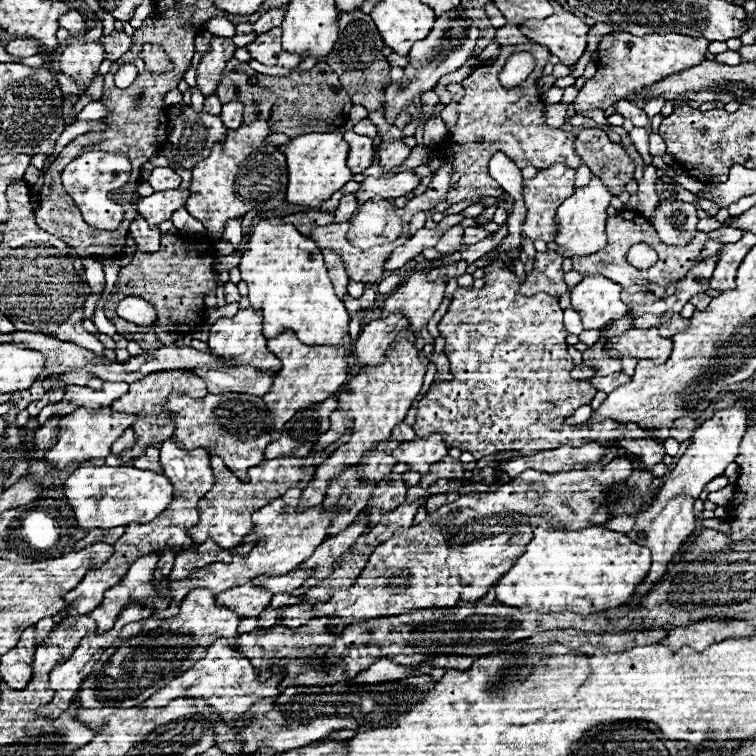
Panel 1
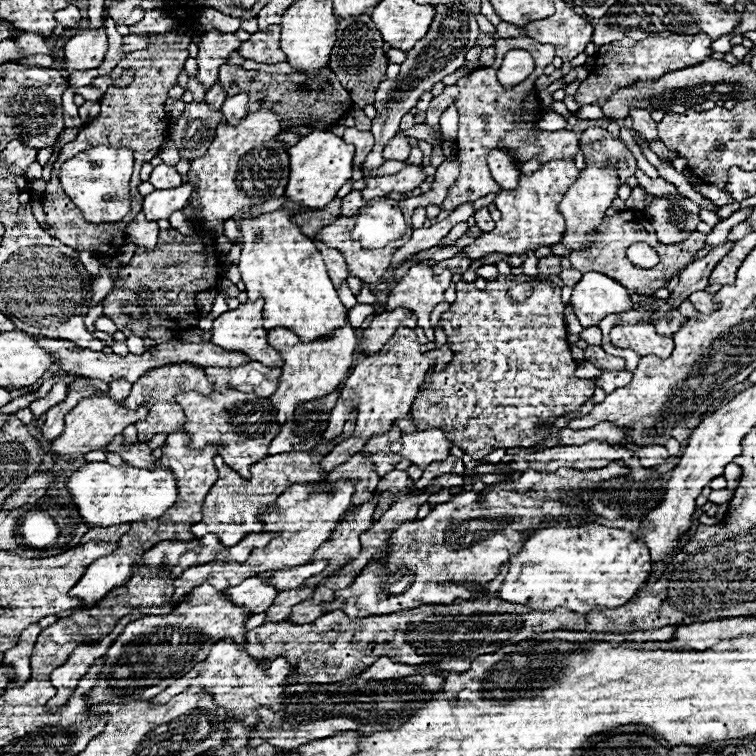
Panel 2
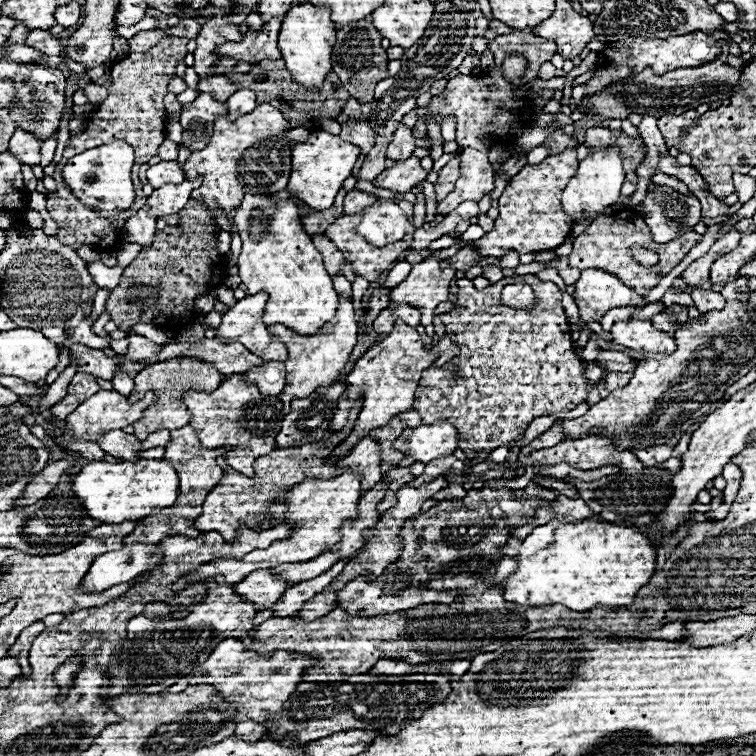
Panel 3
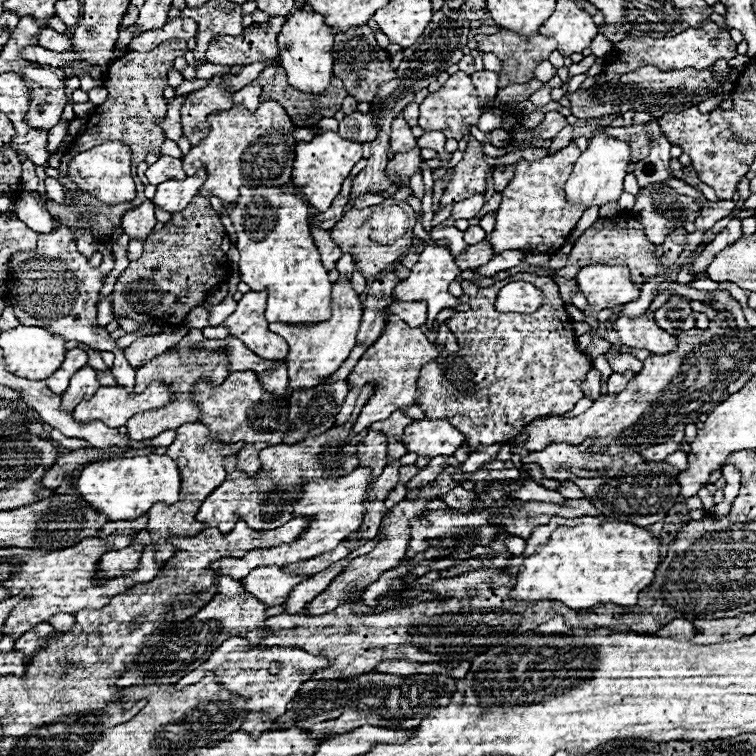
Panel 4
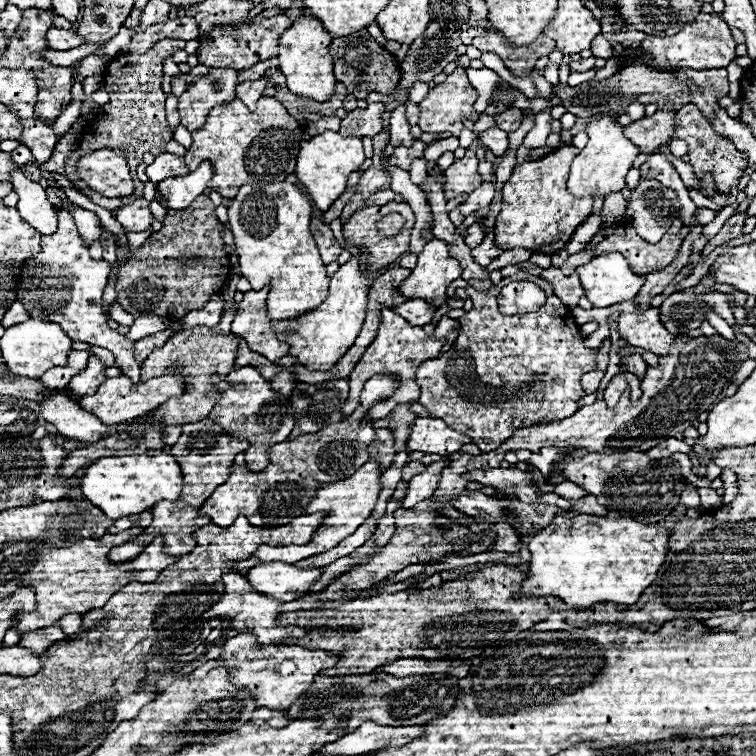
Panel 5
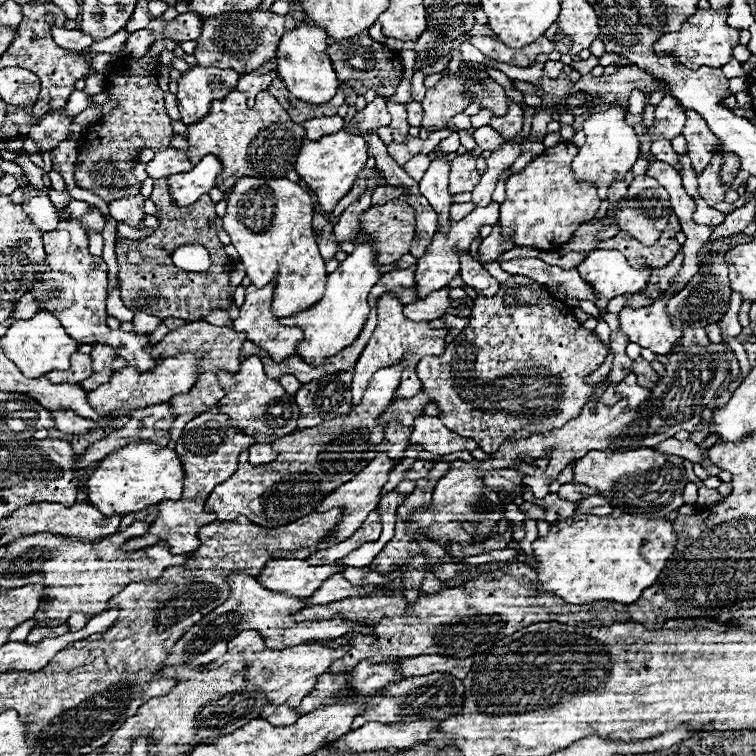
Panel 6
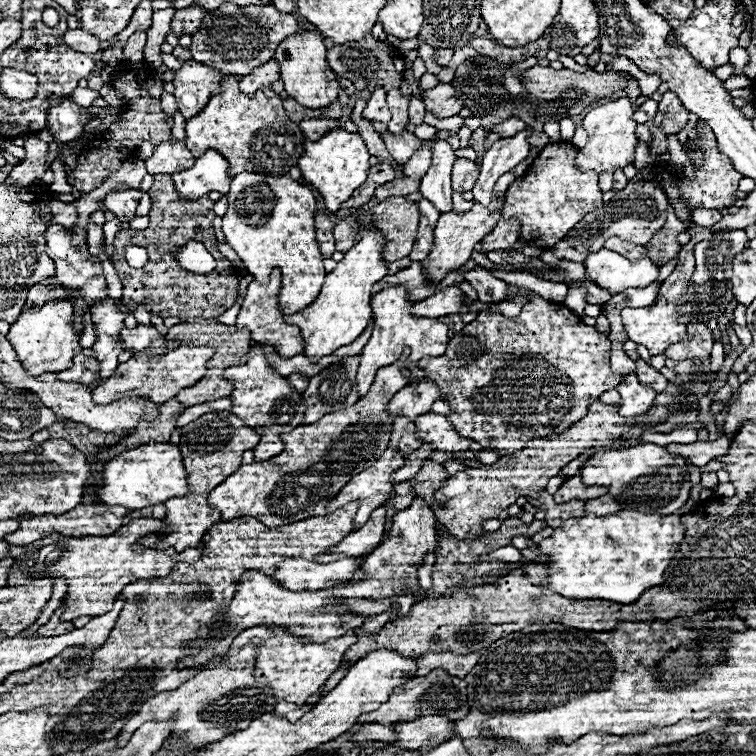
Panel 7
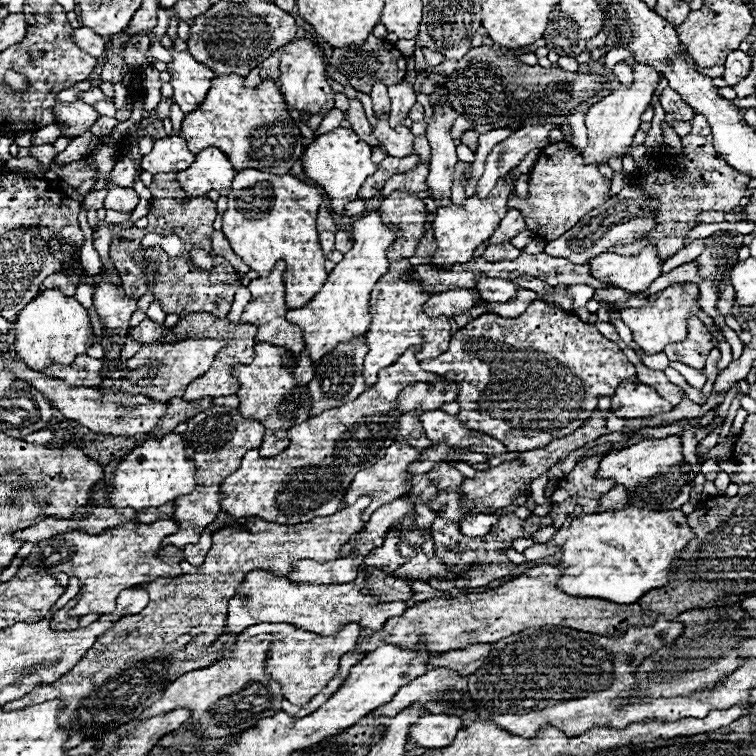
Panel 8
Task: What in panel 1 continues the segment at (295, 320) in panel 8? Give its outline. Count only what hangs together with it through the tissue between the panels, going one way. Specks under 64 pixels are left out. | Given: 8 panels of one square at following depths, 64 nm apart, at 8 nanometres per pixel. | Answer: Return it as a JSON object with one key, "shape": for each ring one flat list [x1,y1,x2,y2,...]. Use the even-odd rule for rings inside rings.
{"shape":[[286,330,276,338,268,340,268,348,282,360,282,370,278,372,268,396,264,396,264,402,268,404,268,410,272,410,276,420,272,440,280,438,280,430,300,408,308,408,310,404,318,404,320,400,326,400,328,396,340,392,342,384,348,380,346,354,350,352,352,344,354,342,350,334,346,334,340,346,304,346,302,342,298,342,292,330]]}

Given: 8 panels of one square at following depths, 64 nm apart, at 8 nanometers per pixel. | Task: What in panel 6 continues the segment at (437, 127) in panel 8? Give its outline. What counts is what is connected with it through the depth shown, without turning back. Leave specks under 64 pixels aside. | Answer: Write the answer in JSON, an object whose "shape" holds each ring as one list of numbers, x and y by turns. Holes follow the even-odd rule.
{"shape":[[438,152,432,160,430,168,426,170,424,178,420,180,420,192,428,198,434,212,438,214,438,226,444,228,450,218,450,204,452,194,448,192,448,174,450,174,450,162,446,158,446,152]]}

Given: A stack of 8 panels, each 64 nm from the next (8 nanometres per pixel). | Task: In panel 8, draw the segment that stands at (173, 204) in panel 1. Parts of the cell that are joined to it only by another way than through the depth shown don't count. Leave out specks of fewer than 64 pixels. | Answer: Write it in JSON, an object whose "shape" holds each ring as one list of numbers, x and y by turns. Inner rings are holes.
{"shape":[[210,146,196,154,196,160,190,168,176,174,178,184,188,192,188,196,206,196,210,190,218,190,226,196,232,188,236,170,232,168,228,156]]}

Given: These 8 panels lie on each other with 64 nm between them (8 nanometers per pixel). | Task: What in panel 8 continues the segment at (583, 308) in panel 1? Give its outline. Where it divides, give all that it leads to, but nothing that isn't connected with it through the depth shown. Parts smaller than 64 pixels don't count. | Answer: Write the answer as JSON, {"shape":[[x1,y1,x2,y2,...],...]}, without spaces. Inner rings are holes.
{"shape":[[648,244,636,256,620,256,614,252,600,254,590,260,592,276,598,280,608,280,616,288,628,292,646,290,660,274,664,260,656,254,656,246]]}

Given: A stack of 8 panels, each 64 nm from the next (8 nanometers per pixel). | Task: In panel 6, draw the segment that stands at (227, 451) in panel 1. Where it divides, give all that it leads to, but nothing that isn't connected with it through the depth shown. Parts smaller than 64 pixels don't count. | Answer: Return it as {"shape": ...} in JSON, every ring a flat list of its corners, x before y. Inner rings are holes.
{"shape":[[248,356,242,362,238,372,222,372,220,380,222,380,224,388,228,388,228,396,224,396,224,400,220,400,222,408,218,408,216,412,224,412,224,414,232,416,238,422,236,424,238,428,244,428,244,432,252,432,252,436,256,436,258,444,254,444,248,450,250,462,268,464,278,454,274,450,274,446,270,446,270,444,288,434,288,430,270,430,270,428,290,428,290,432,294,432,294,428,298,424,300,416,298,416,298,404,296,404,294,396,288,394,278,380,272,380,266,376,264,366,258,356]]}

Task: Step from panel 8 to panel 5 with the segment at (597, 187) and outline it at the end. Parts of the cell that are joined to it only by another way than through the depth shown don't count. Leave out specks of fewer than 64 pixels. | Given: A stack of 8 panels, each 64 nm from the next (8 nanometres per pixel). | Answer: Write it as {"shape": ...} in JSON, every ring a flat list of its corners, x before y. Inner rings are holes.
{"shape":[[560,146,540,160,524,162,514,168,510,180,502,188,504,202,494,226,496,244,504,250,518,246,536,254,554,254,564,248,576,228,592,214,596,200,594,196,576,198,566,188,574,152,580,152,580,148]]}

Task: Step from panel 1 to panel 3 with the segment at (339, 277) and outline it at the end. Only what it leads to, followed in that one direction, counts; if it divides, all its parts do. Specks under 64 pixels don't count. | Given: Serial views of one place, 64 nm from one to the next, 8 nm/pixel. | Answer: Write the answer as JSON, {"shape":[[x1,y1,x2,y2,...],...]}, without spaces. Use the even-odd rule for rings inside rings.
{"shape":[[314,234,312,240,314,240,314,246,320,250,320,254,324,256,324,266,326,266,328,274,330,276,340,274,340,266,342,266,342,260,344,260,342,252,324,234]]}

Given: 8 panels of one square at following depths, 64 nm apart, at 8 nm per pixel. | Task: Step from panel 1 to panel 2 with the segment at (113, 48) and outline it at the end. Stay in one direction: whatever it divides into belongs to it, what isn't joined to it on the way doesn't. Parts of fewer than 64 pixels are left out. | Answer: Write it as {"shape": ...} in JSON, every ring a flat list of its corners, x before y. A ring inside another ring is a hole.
{"shape":[[130,34,130,36,124,36,122,50,134,52,134,50,146,50,148,46,150,46,150,40,148,40,146,34]]}

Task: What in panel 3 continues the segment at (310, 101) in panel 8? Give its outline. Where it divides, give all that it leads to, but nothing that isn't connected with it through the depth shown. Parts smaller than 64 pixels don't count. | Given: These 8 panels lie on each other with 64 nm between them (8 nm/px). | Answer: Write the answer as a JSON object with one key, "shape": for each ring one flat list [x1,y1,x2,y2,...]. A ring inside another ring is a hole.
{"shape":[[312,4,294,6,282,22,282,30,278,36,278,48,286,62,286,70,290,70,296,84,306,88,320,88,326,76,332,72,332,44,336,40,336,26,330,20,330,14,324,8,316,8]]}

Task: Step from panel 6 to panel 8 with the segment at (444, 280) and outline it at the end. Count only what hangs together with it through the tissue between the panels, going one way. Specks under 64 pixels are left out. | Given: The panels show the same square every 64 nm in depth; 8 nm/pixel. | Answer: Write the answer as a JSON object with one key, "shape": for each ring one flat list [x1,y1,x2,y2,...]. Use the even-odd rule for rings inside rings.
{"shape":[[508,174,498,180,494,190,486,198,480,198,478,194,474,194,474,196,466,198,466,202,462,206,448,204,448,206,438,208,434,224,432,224,434,238,438,242,438,250,434,254,432,266,450,268,452,264,462,264,462,262,468,262,474,258,474,250,492,236,496,224,500,224,500,220,508,212,508,200,510,200,510,194,514,192,514,182,508,184,506,178,508,178]]}

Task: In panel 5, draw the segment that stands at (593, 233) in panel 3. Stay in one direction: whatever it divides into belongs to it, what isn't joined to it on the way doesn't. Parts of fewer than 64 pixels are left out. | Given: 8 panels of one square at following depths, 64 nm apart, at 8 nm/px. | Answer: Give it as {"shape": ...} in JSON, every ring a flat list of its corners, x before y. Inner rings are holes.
{"shape":[[623,225,616,228,616,234,604,238,598,244,593,257,608,252,620,252,636,274,652,274,664,270,676,258,680,244,682,240,678,238,678,234,670,230,658,244,648,244,646,240,640,240,640,236,636,236,634,228]]}

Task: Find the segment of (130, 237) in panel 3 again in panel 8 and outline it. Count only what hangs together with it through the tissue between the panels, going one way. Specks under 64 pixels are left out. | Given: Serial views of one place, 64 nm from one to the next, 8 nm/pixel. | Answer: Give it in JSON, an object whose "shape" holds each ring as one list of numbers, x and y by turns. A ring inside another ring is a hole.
{"shape":[[110,186,106,198,104,198,104,208,106,210,116,210,116,212,132,212,138,204,138,194,132,188,120,188,120,186]]}

